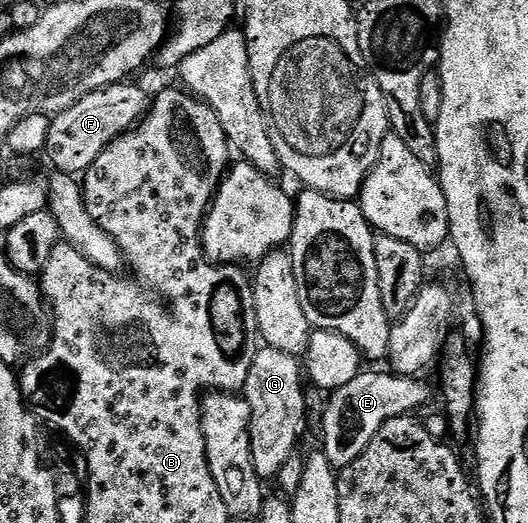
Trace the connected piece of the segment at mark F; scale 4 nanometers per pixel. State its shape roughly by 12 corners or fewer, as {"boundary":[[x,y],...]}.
{"boundary":[[110,84],[51,117],[45,156],[74,177],[146,116]]}

